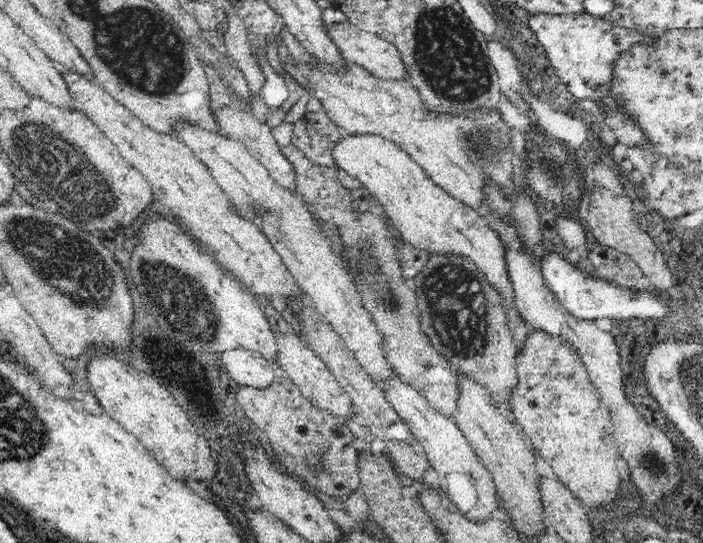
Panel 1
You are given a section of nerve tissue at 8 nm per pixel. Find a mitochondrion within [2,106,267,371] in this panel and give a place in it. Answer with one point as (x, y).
(73, 271)

